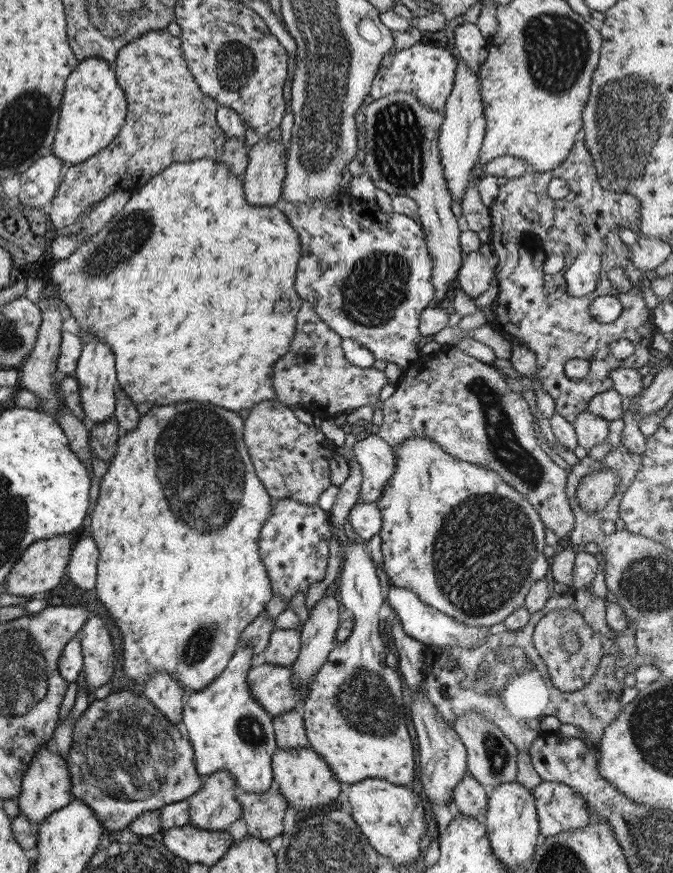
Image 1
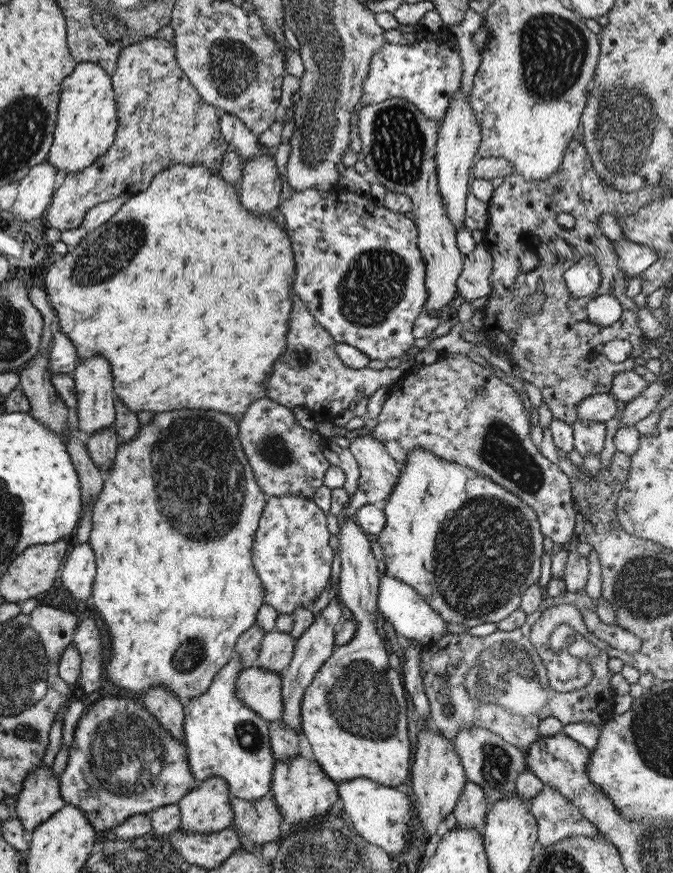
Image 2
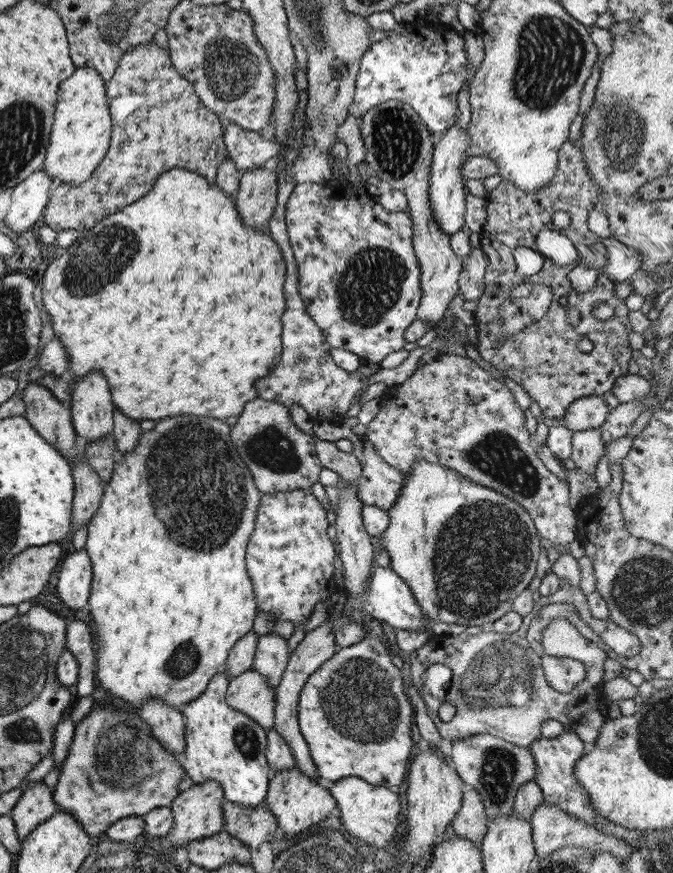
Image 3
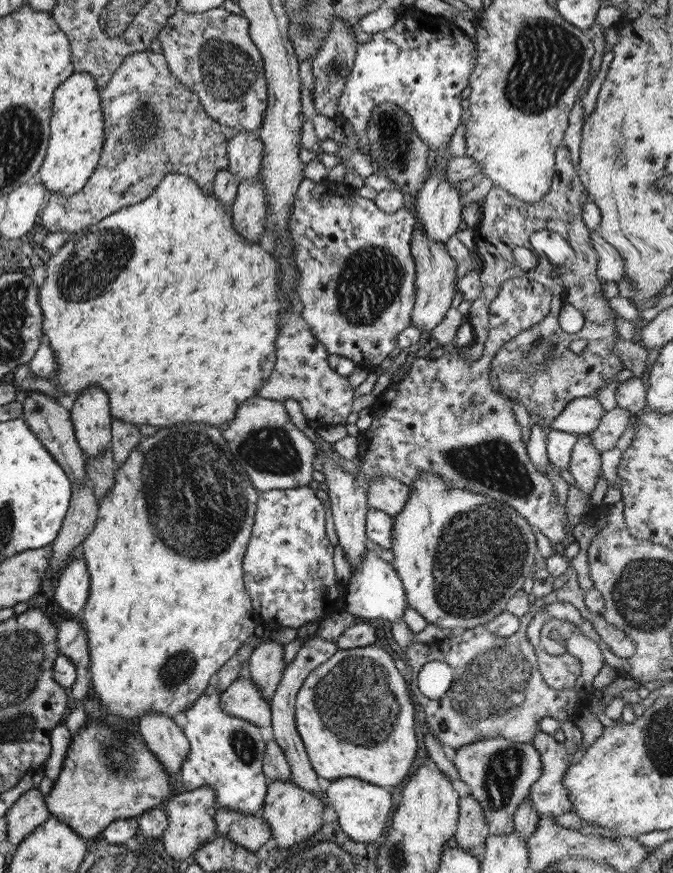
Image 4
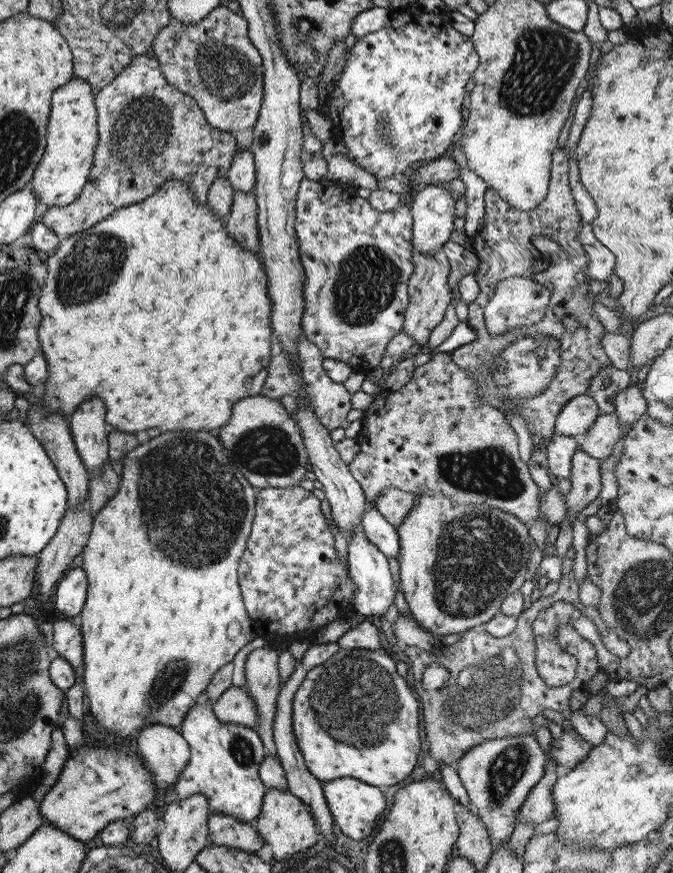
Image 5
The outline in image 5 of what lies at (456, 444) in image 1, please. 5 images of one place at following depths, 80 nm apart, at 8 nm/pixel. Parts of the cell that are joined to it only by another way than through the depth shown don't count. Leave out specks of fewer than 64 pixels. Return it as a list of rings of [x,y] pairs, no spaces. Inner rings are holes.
[[[437,353],[433,354],[432,358],[428,362],[425,362],[425,364],[414,368],[412,376],[405,386],[401,386],[399,390],[394,391],[384,390],[375,396],[362,416],[362,430],[356,438],[358,443],[357,454],[355,454],[351,462],[347,463],[349,473],[353,476],[353,480],[359,484],[359,488],[361,488],[361,491],[363,491],[363,494],[366,496],[367,508],[373,508],[374,498],[381,491],[385,490],[385,488],[397,488],[397,490],[410,492],[413,494],[415,500],[418,499],[419,495],[445,495],[448,496],[448,499],[452,500],[452,504],[463,503],[466,504],[466,506],[477,506],[478,504],[489,505],[491,508],[498,508],[512,514],[526,525],[534,520],[544,519],[539,511],[543,498],[537,498],[539,496],[539,488],[537,488],[535,482],[531,480],[527,465],[523,463],[519,457],[519,453],[517,452],[517,437],[515,436],[513,428],[508,424],[508,414],[503,413],[499,409],[495,409],[493,405],[487,404],[487,402],[477,396],[477,392],[475,392],[475,384],[477,382],[475,379],[476,374],[459,370],[459,368],[453,364],[450,353]]]

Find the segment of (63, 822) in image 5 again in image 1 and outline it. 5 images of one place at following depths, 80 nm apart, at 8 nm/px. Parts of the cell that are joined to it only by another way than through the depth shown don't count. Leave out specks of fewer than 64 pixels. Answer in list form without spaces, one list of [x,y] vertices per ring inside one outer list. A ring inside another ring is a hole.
[[[133,691],[109,693],[103,699],[95,699],[74,722],[72,741],[66,763],[70,772],[70,788],[73,799],[82,800],[96,816],[97,824],[108,831],[126,829],[137,815],[154,811],[162,806],[186,800],[201,788],[191,743],[182,738],[170,723],[143,694]]]

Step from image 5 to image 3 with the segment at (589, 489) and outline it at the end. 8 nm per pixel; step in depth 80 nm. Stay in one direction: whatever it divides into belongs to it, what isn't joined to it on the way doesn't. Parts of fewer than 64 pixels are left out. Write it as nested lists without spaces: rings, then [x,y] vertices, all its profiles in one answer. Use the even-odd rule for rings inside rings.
[[[598,428],[593,430],[579,430],[572,432],[570,458],[575,468],[587,474],[593,474],[597,460],[604,454],[605,444]]]

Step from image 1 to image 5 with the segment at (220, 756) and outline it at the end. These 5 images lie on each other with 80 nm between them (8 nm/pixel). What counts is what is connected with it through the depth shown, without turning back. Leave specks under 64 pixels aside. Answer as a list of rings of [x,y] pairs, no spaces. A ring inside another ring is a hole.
[[[198,700],[182,720],[180,733],[187,741],[190,755],[174,784],[179,799],[199,793],[205,795],[211,814],[235,817],[250,822],[259,814],[267,788],[260,782],[258,766],[266,752],[252,727],[220,723],[209,701]]]

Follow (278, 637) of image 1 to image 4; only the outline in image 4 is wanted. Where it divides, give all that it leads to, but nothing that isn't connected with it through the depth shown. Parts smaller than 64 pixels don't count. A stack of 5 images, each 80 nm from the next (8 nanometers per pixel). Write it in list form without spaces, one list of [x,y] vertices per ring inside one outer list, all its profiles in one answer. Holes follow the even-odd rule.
[[[267,639],[257,643],[248,658],[249,678],[268,705],[285,667],[283,653],[282,644]]]

